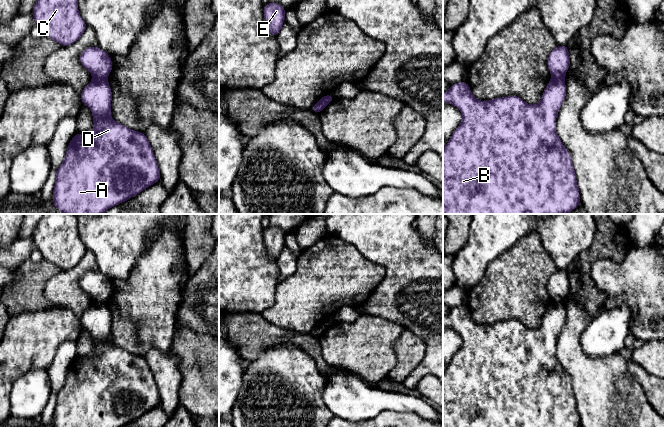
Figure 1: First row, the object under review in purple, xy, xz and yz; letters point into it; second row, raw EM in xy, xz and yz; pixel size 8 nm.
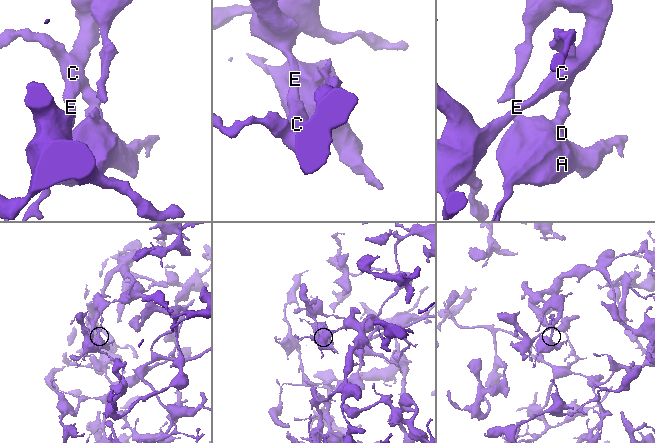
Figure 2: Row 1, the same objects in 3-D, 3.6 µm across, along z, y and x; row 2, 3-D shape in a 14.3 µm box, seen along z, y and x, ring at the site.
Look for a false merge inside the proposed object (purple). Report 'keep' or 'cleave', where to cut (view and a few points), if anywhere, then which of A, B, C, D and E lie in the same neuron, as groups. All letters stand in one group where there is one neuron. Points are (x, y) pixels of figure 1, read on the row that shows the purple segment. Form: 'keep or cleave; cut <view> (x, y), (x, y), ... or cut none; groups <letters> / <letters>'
cleave; cut xy (93, 77), (105, 78); groups A B D / C E

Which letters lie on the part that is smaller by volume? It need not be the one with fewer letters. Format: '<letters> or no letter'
A, B, D

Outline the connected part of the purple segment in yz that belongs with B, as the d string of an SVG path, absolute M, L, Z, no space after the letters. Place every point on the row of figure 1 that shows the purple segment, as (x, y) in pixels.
M552 78L543 91L541 101L536 105L524 102L516 95L497 97L489 101L477 100L467 82L457 82L443 95L443 102L458 107L463 115L460 125L452 133L443 149L443 214L568 214L580 205L580 192L572 158L556 133L556 117L566 98L564 78Z

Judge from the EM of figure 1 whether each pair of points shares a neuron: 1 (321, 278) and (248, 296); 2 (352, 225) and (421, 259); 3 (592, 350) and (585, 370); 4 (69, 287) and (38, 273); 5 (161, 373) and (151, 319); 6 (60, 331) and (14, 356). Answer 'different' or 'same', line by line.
1: different
2: same
3: different
4: different
5: different
6: same

